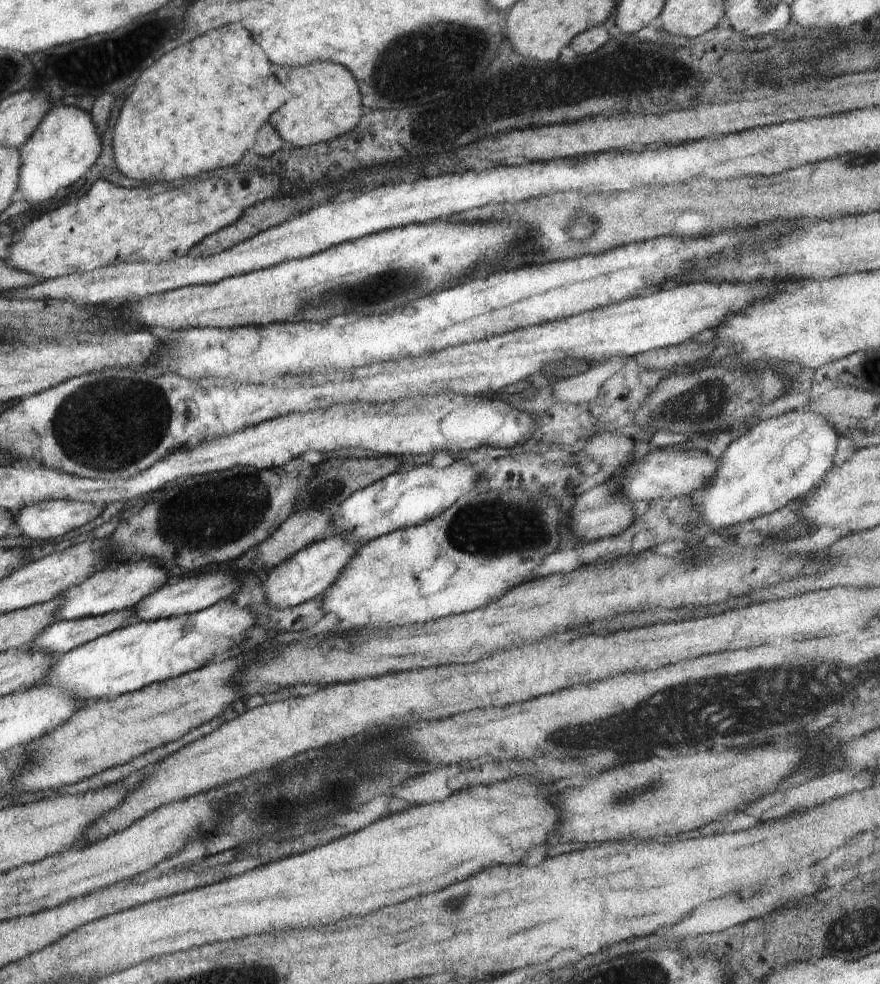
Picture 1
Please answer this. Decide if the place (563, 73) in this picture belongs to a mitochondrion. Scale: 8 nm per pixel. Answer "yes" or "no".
yes

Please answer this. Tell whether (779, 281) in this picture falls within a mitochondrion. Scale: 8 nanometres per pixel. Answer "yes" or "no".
no

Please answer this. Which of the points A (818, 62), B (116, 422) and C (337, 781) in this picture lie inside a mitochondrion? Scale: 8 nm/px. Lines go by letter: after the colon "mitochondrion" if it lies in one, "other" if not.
A: other
B: mitochondrion
C: mitochondrion

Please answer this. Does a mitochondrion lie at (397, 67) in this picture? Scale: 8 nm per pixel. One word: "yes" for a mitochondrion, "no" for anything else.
yes

